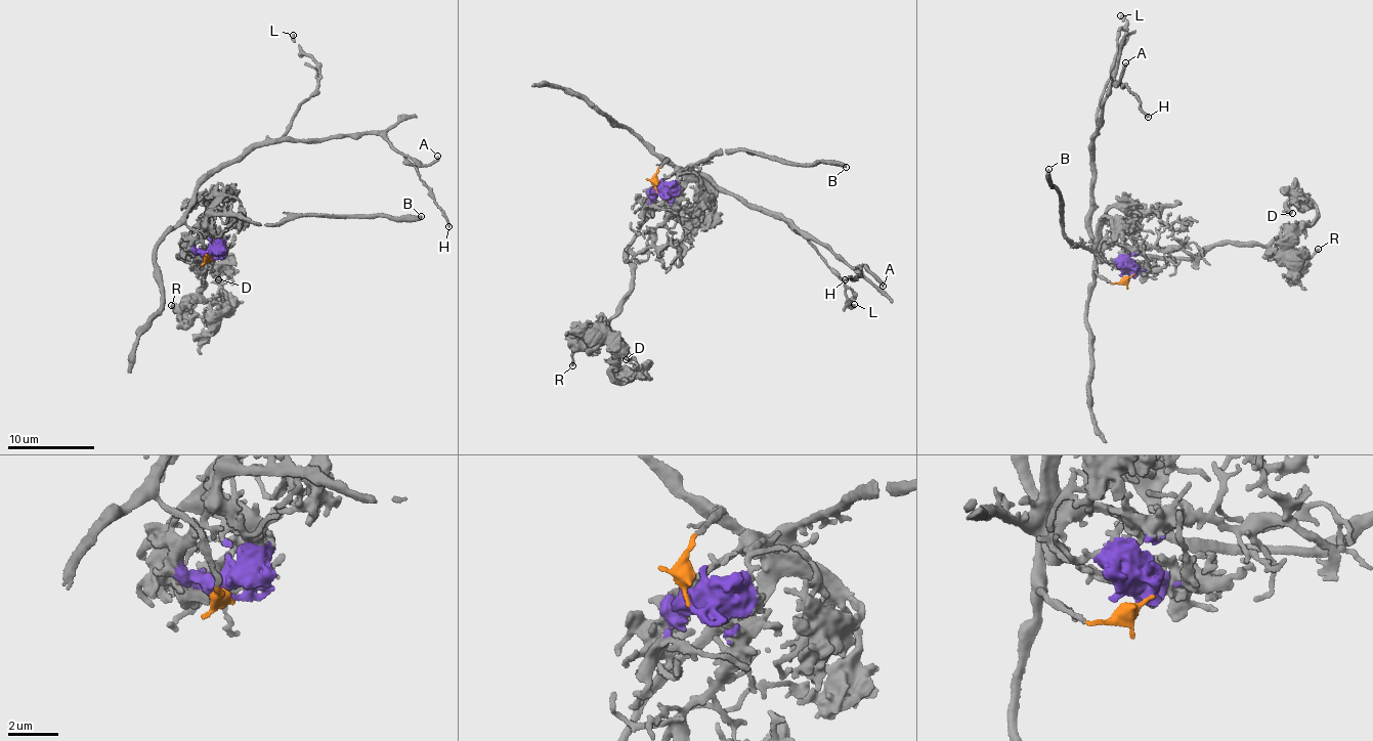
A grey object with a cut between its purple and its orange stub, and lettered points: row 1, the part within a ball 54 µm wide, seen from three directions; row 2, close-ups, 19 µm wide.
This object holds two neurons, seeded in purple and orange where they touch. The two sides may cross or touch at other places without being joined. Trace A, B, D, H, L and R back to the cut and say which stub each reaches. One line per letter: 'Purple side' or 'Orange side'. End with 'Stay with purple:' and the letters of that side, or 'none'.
A: Orange side
B: Purple side
D: Purple side
H: Orange side
L: Orange side
R: Purple side
Stay with purple: B, D, R

